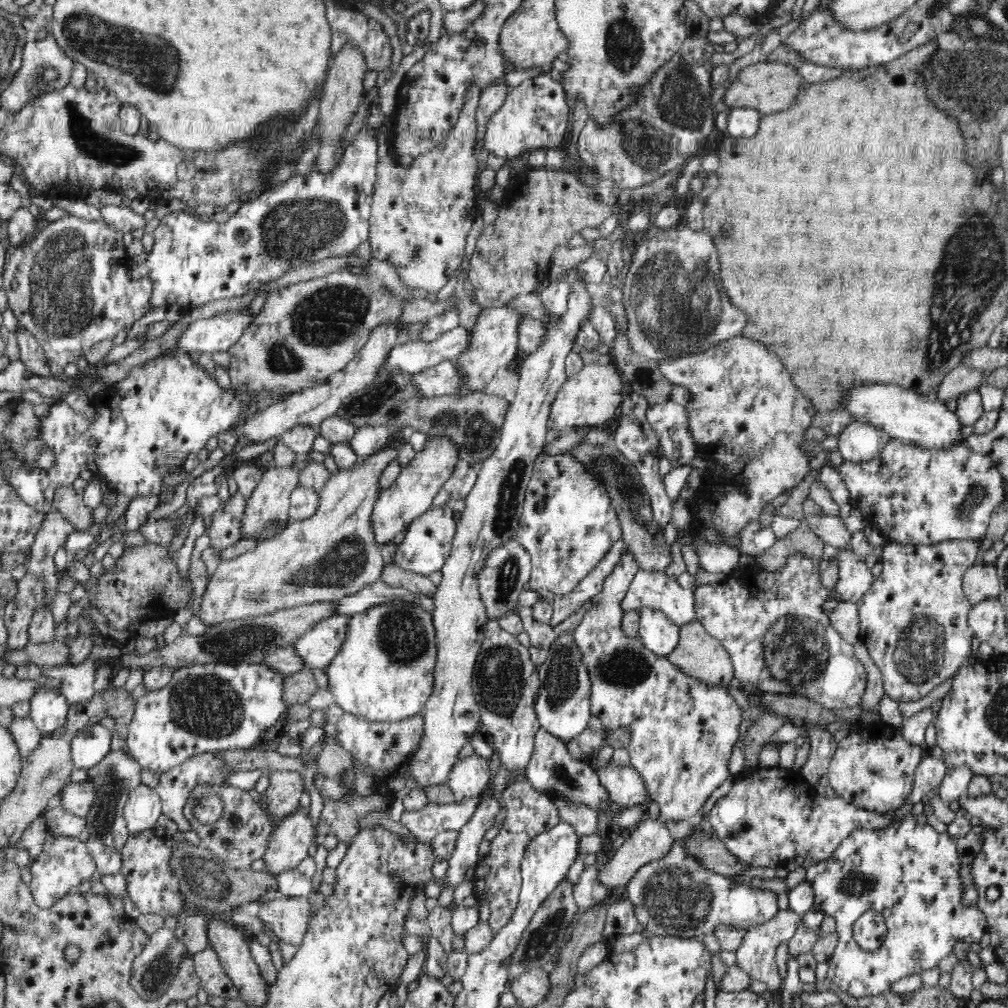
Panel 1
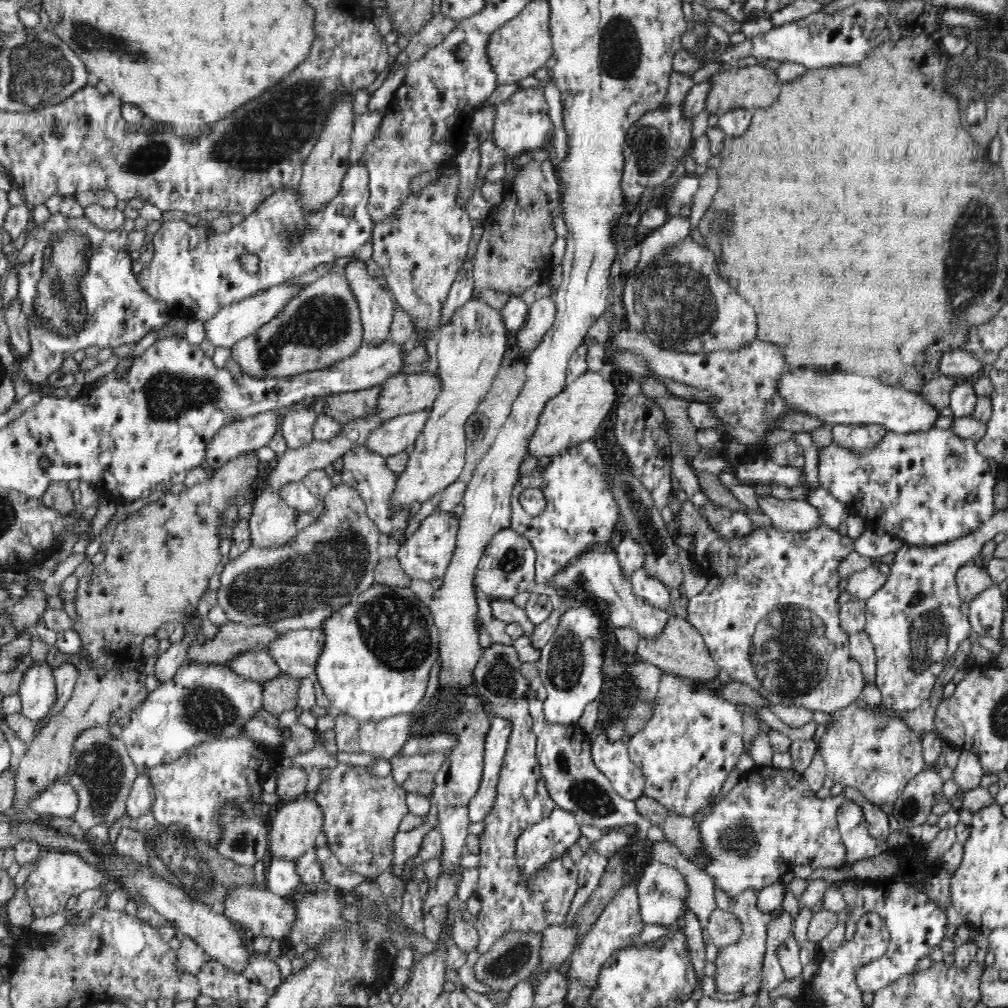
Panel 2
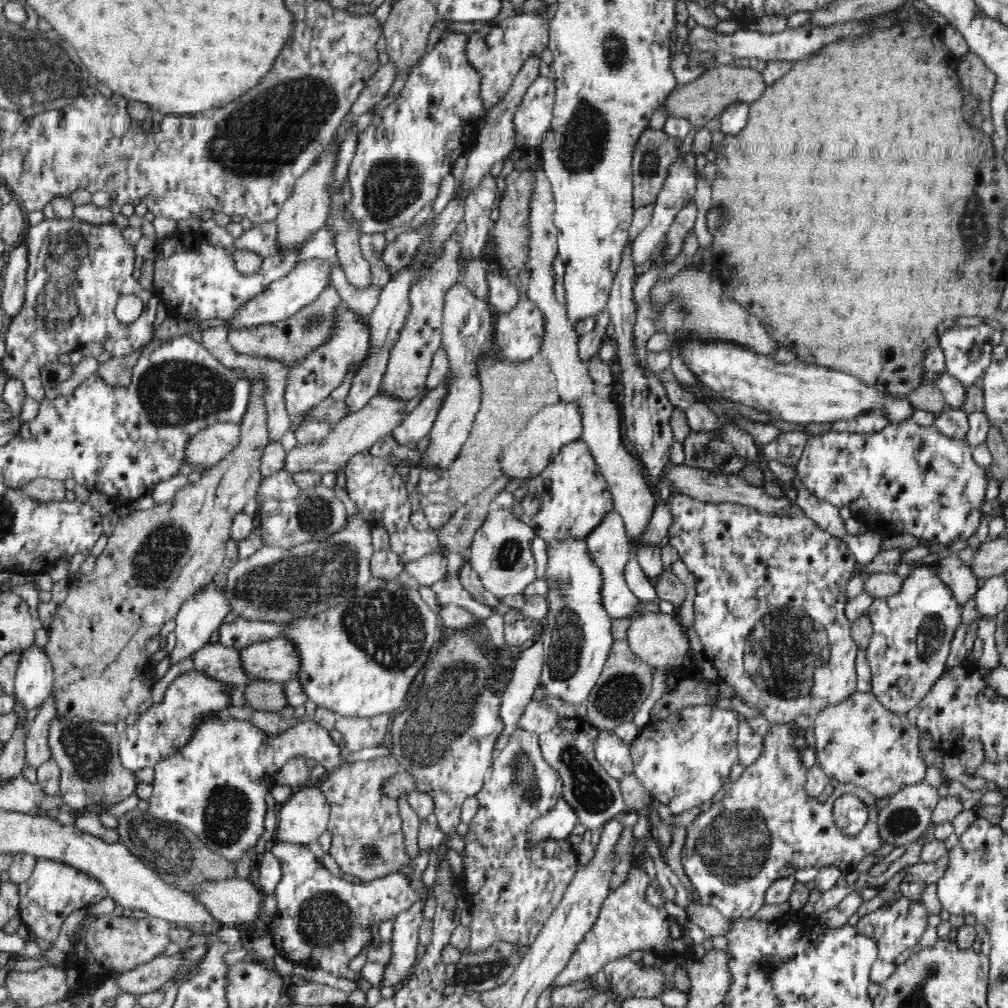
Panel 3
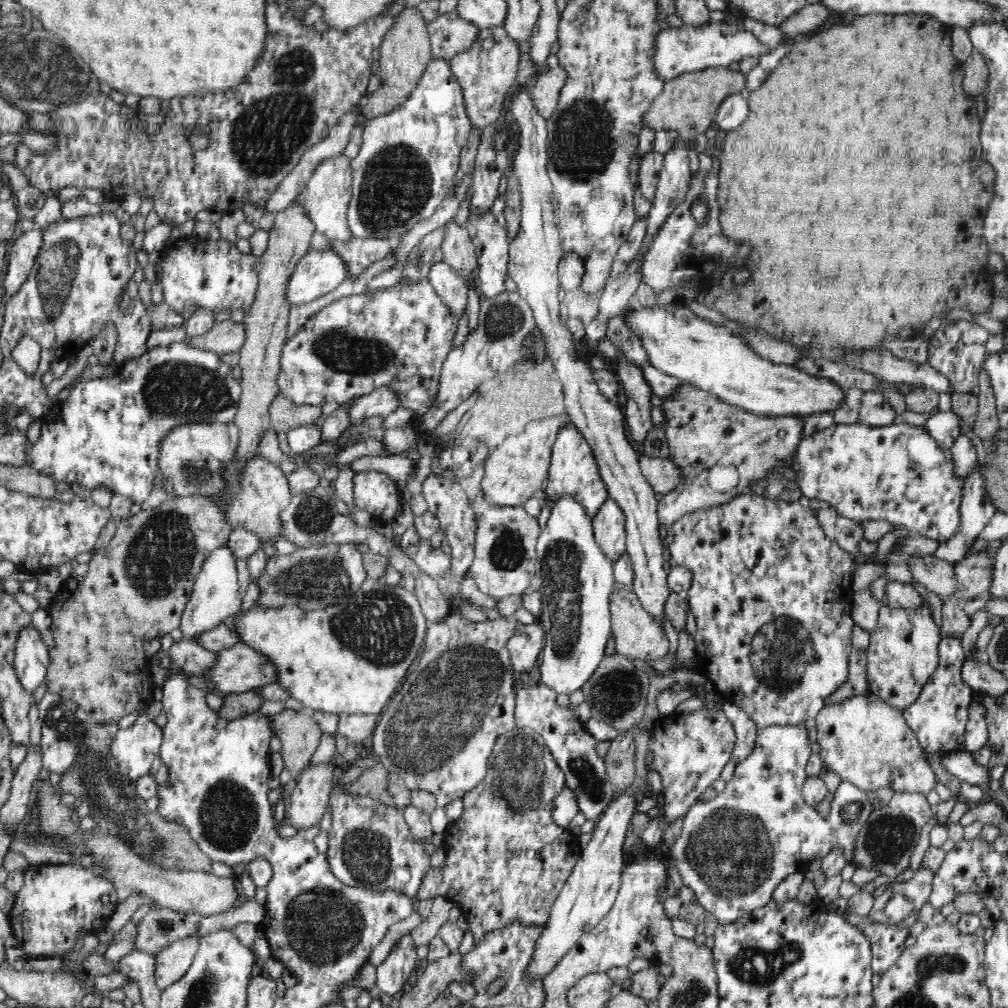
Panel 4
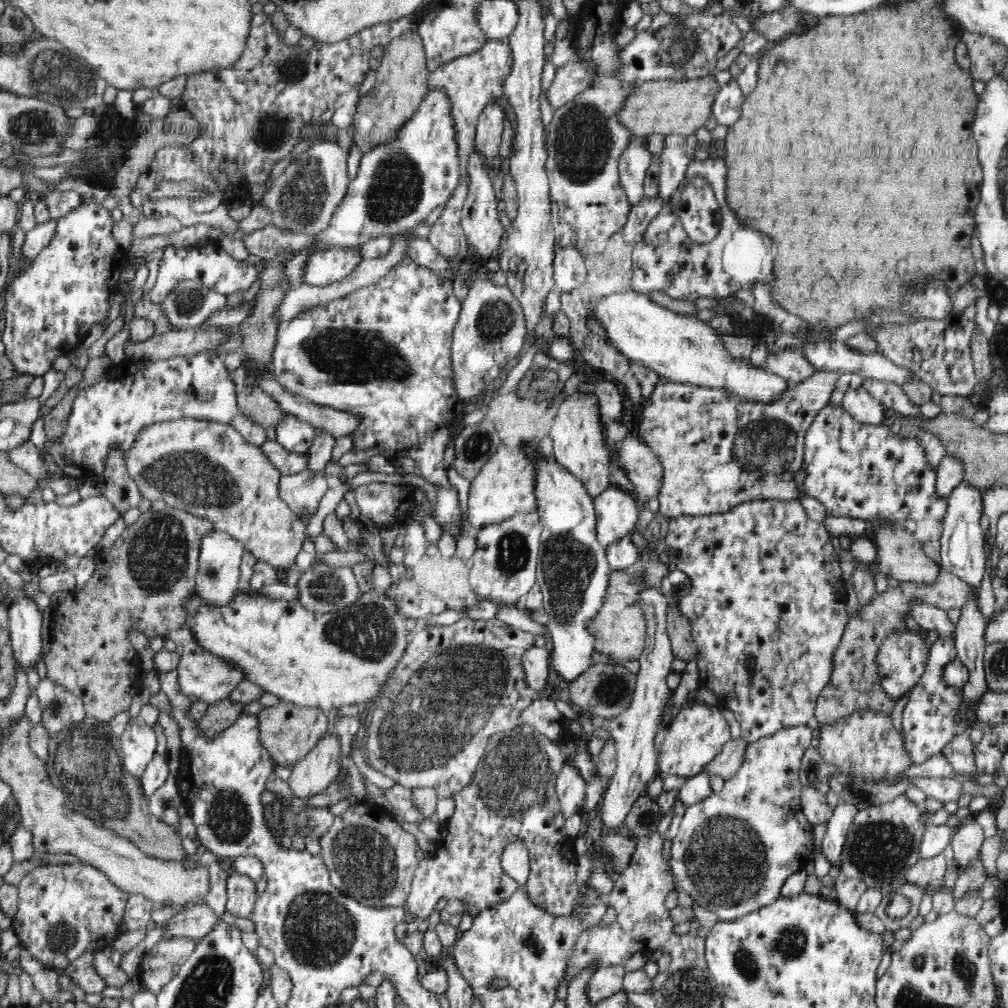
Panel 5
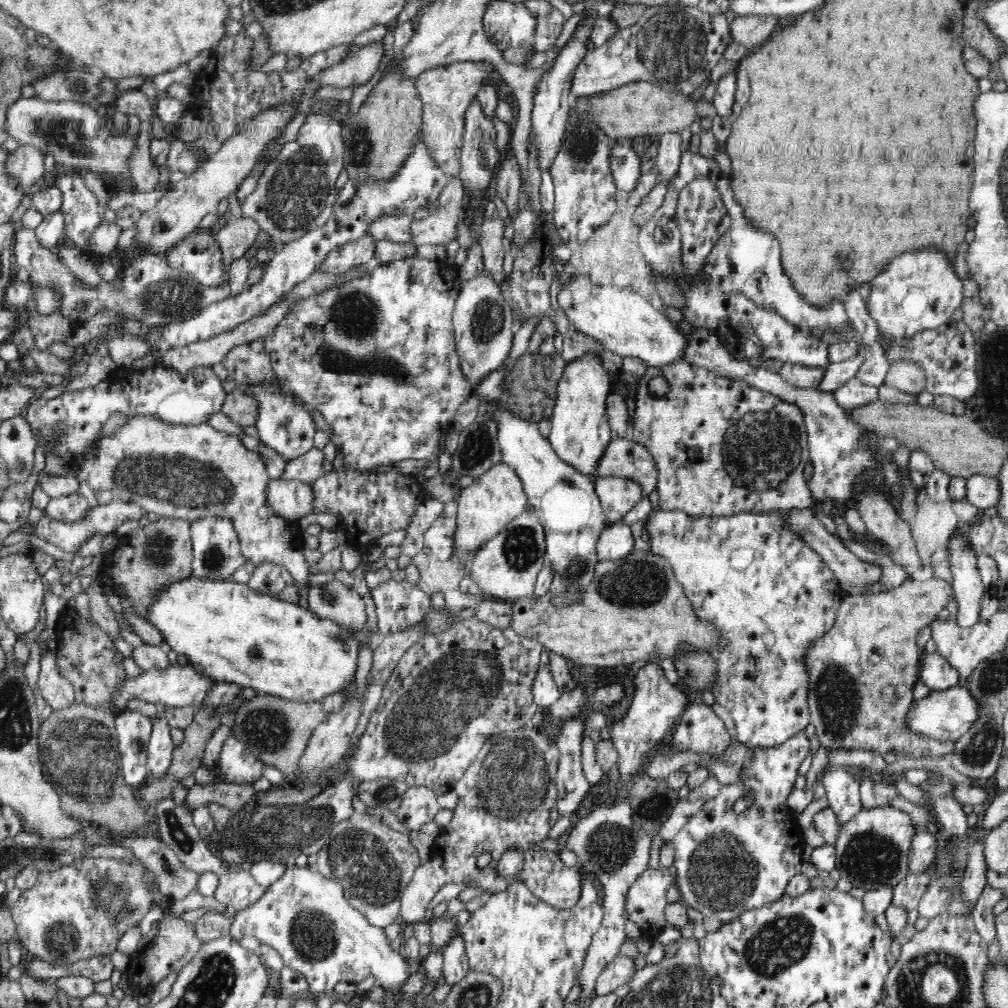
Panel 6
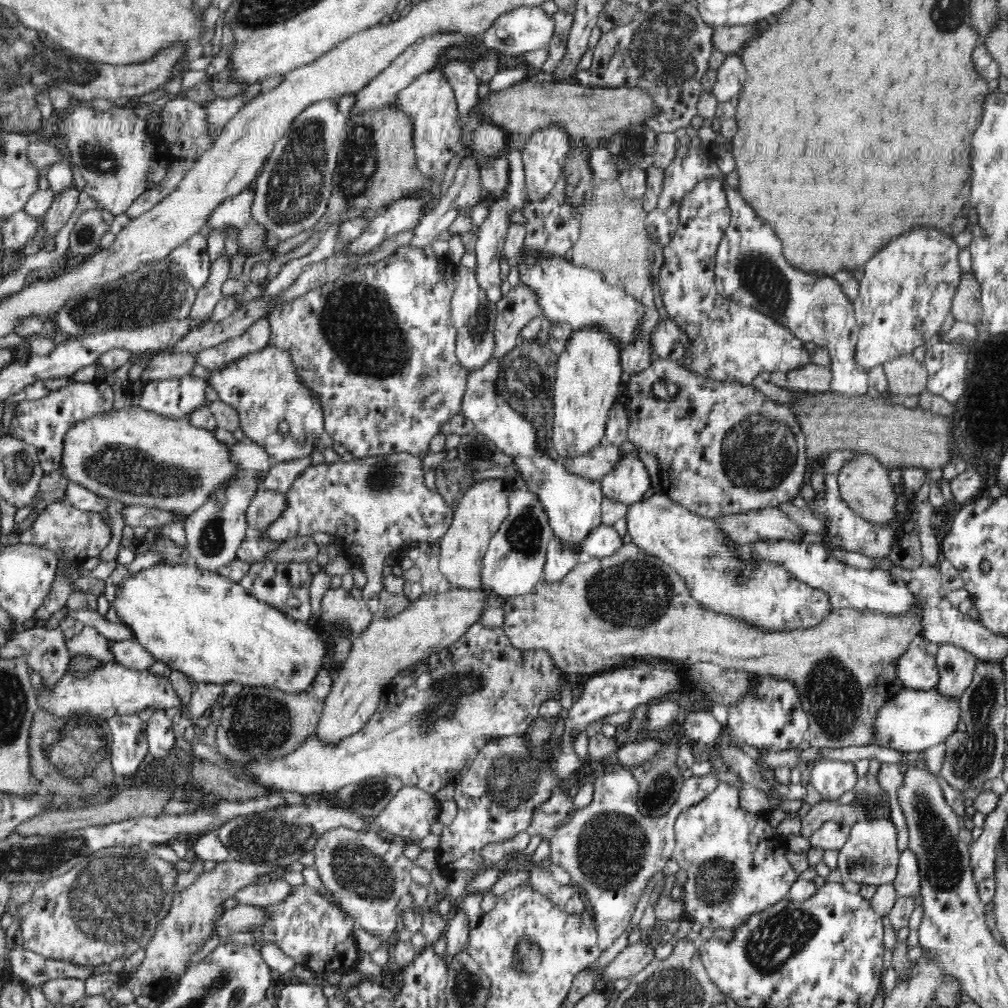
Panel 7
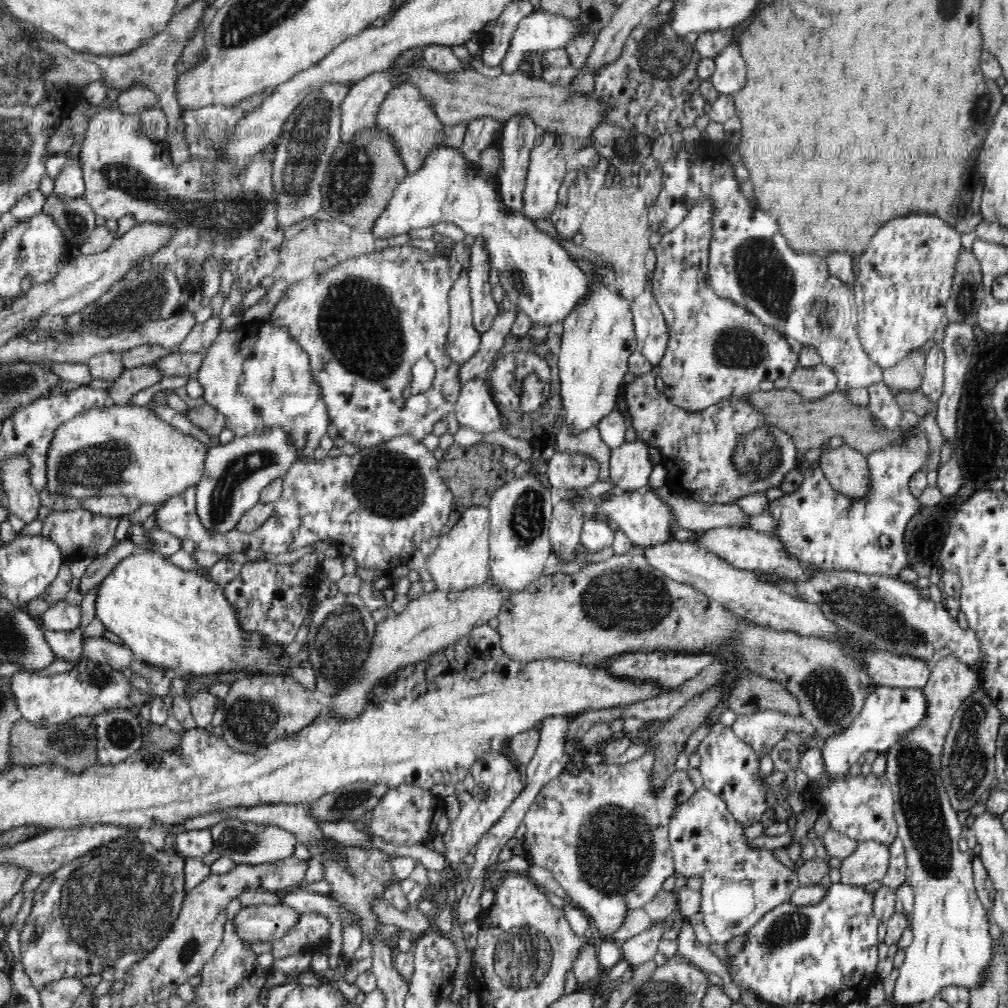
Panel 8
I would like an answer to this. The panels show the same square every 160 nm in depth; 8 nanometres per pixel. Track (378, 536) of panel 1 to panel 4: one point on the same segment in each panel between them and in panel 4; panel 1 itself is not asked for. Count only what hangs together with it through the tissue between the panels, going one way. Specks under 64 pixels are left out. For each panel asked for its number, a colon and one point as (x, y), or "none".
2: (473, 346)
3: (466, 327)
4: (449, 285)

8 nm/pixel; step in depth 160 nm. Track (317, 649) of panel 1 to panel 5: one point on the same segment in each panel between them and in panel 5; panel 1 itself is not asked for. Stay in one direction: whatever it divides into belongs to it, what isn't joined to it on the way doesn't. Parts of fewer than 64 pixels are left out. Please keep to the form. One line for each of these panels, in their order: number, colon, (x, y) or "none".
2: (298, 652)
3: (277, 660)
4: (237, 669)
5: (206, 677)

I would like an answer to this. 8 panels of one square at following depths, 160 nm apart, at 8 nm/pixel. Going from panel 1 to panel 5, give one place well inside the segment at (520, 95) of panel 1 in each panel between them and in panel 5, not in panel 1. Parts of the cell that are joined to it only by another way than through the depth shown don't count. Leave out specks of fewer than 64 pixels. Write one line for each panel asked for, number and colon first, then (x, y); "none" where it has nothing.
2: (522, 123)
3: (533, 117)
4: (545, 93)
5: (571, 79)

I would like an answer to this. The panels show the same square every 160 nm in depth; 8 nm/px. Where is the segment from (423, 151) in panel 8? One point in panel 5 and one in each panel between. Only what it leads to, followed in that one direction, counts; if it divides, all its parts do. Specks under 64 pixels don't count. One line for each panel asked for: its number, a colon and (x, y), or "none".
5: (472, 82)
6: (446, 91)
7: (430, 101)

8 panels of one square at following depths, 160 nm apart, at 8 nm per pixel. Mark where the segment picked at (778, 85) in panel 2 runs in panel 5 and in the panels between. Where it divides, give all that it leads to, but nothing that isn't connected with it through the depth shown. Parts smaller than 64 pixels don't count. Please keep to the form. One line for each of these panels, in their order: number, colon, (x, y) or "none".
3: (699, 101)
4: (687, 104)
5: (663, 107)

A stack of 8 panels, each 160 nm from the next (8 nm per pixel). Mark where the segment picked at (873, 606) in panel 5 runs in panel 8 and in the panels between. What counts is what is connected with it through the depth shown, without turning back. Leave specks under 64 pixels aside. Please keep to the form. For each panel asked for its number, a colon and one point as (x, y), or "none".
6: (861, 673)
7: (631, 605)
8: (623, 605)

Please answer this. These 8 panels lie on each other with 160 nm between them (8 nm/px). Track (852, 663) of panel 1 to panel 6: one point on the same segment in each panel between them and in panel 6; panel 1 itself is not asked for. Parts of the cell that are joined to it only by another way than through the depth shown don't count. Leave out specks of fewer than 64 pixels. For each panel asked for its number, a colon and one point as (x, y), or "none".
2: (769, 614)
3: (769, 611)
4: (771, 595)
5: (767, 603)
6: (770, 597)

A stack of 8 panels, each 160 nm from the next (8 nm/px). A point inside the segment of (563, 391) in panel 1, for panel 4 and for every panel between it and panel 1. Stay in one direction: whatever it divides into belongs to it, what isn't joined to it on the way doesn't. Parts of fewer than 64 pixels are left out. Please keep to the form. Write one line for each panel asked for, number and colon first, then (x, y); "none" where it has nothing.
2: (573, 416)
3: (542, 439)
4: (516, 470)

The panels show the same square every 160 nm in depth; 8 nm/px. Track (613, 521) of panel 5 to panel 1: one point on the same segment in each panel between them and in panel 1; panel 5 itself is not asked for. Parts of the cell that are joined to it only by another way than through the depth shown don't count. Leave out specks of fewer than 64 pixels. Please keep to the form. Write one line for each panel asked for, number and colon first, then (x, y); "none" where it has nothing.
1: (659, 633)
2: (599, 569)
3: (608, 544)
4: (609, 523)

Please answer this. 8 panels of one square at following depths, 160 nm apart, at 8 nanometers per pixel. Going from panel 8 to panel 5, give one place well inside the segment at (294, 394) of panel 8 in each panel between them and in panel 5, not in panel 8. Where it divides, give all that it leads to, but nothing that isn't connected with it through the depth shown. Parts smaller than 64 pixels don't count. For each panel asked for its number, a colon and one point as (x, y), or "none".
5: (295, 435)
6: (285, 425)
7: (264, 387)

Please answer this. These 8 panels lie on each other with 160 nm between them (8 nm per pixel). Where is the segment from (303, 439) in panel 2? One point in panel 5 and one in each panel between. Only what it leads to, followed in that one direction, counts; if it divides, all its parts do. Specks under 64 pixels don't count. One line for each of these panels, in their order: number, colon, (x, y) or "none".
3: (308, 383)
4: (399, 337)
5: (382, 353)

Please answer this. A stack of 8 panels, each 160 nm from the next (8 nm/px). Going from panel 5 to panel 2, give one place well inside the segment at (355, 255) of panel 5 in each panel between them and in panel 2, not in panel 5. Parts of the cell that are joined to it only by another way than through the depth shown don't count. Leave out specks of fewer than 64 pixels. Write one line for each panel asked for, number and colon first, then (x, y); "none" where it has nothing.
2: (230, 324)
3: (284, 297)
4: (318, 272)

